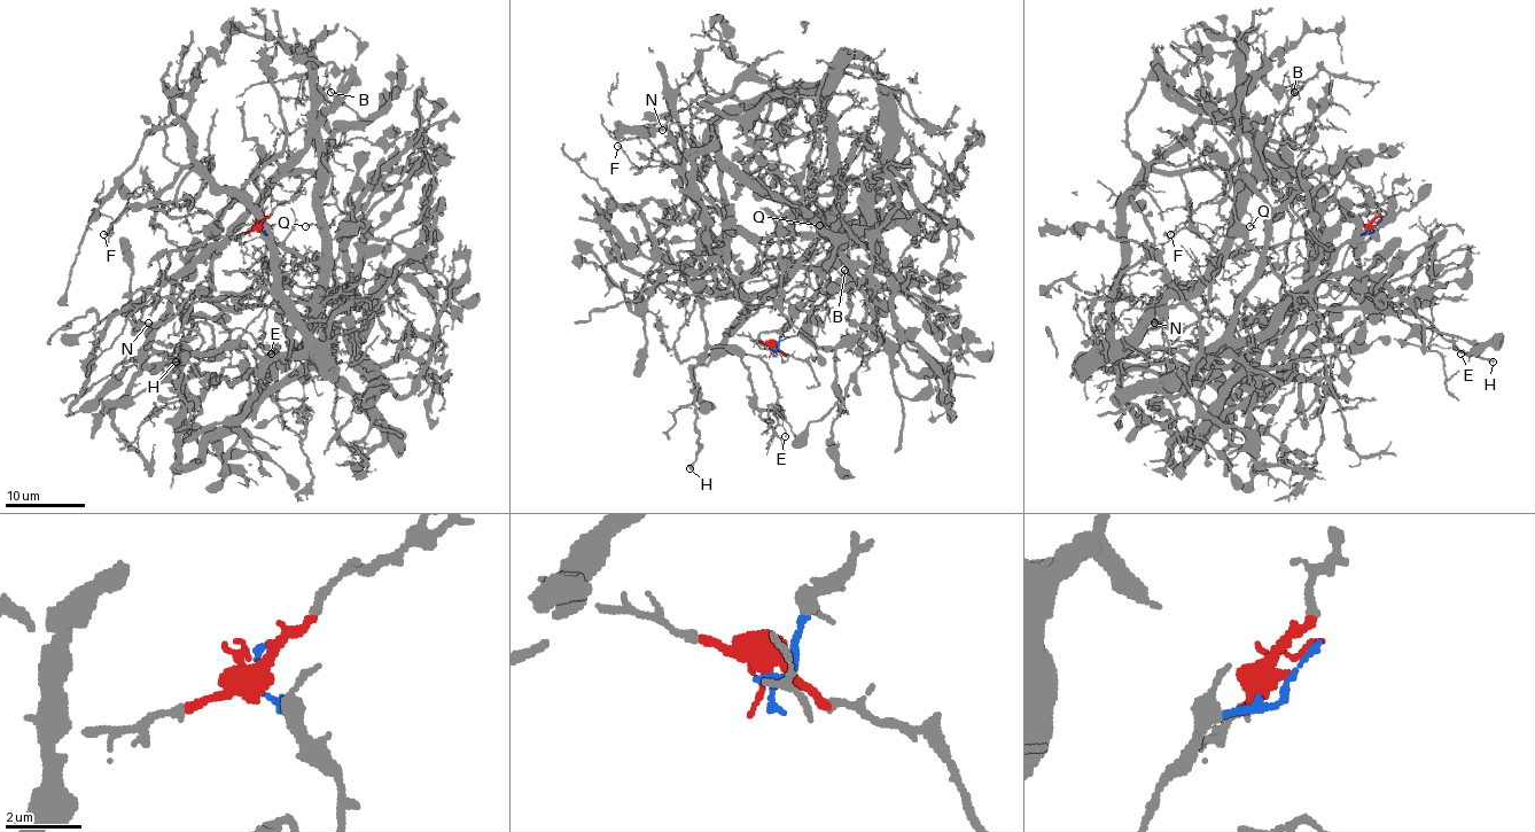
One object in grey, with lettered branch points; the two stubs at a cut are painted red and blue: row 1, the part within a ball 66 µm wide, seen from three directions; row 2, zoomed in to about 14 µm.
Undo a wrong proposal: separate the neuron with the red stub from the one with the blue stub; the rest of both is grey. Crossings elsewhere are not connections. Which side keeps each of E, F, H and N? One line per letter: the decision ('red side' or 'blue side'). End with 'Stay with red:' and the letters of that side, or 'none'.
E: red side
F: blue side
H: red side
N: red side
Stay with red: E, H, N

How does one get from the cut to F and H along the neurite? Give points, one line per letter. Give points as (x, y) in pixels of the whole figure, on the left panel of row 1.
F: (259, 226), (301, 301), (355, 301), (181, 465), (163, 358), (295, 357), (303, 323), (209, 169), (103, 234)
H: (259, 226), (217, 241), (213, 282), (177, 304), (184, 311), (181, 339), (185, 352), (176, 360)

